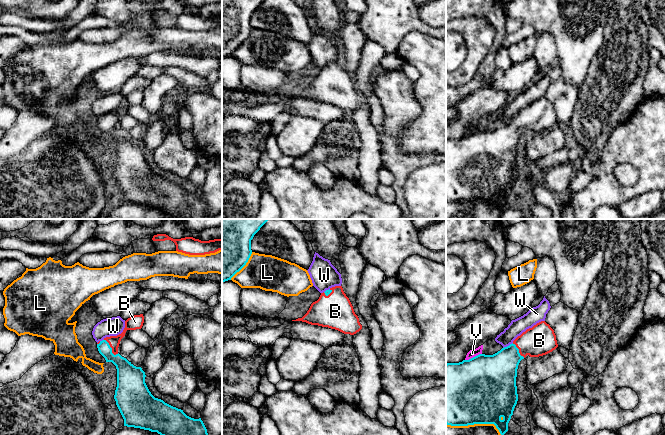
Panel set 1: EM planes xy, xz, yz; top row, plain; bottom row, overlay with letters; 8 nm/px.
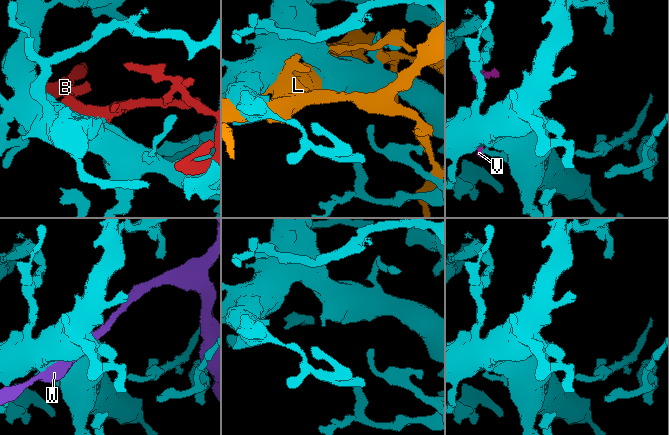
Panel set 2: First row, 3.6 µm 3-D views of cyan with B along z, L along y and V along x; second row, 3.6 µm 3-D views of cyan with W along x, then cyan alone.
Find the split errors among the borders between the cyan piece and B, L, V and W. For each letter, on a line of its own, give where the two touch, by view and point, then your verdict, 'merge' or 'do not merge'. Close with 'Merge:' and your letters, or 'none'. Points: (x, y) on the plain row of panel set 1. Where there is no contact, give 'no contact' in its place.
B: xy (111, 124) | merge
L: yz (475, 199) | do not merge
V: yz (473, 133) | do not merge
W: yz (507, 122) | do not merge
Merge: B

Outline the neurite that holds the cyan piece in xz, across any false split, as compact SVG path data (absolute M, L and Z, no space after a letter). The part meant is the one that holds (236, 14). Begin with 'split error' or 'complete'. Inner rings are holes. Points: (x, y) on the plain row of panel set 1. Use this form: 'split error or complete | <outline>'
complete | M222 0L222 58L231 56L248 38L251 16L264 0Z

